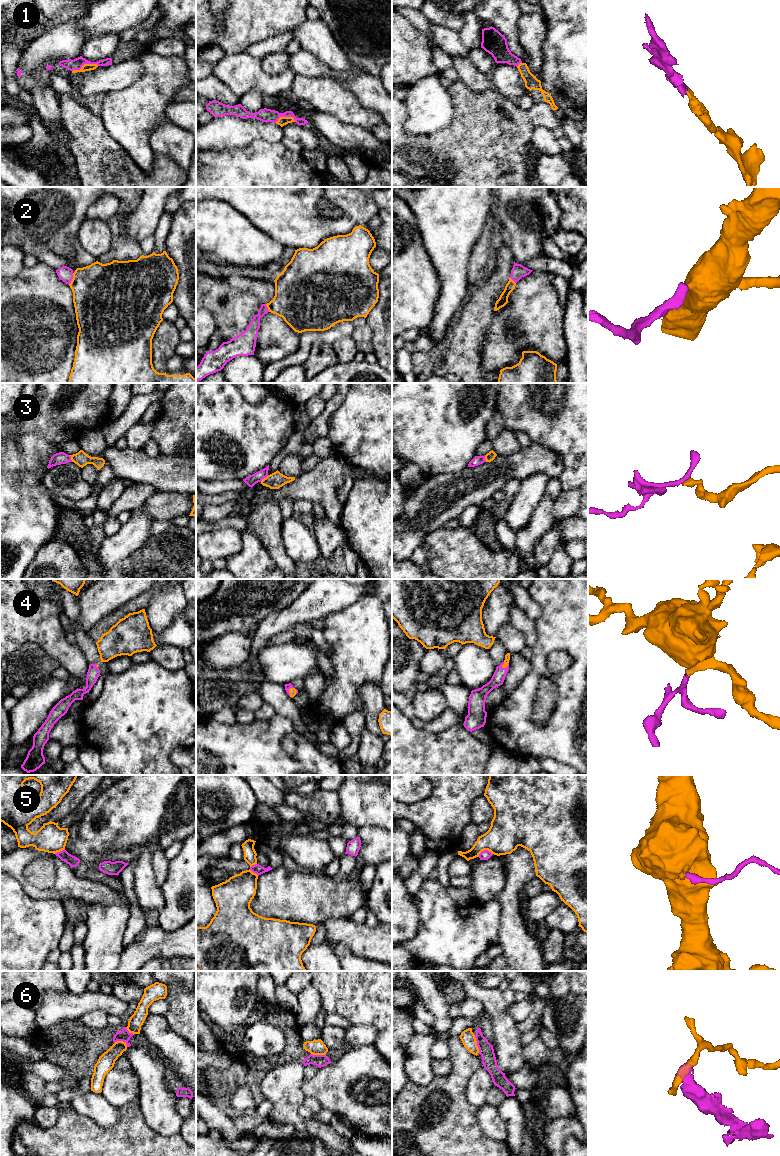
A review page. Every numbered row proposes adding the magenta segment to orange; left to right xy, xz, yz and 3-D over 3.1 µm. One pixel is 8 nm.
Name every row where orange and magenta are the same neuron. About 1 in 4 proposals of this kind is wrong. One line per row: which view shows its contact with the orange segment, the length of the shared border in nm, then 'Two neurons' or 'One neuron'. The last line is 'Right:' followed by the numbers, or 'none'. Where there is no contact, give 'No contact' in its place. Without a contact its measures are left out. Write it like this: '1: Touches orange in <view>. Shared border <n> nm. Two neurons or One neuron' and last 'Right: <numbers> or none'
1: Touches orange in xy. Shared border 220 nm. One neuron
2: Touches orange in xy. Shared border 100 nm. One neuron
3: Touches orange in xz. Shared border 90 nm. Two neurons
4: Touches orange in yz. Shared border 80 nm. One neuron
5: Touches orange in yz. Shared border 120 nm. Two neurons
6: Touches orange in yz. Shared border 150 nm. Two neurons
Right: 1, 2, 4

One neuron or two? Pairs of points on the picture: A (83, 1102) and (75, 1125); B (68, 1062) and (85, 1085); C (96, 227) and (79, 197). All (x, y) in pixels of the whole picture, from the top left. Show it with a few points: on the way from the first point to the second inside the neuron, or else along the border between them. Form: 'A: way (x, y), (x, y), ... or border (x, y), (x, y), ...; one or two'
A: border (67, 1104), (76, 1112), (91, 1118), (100, 1125); two
B: border (93, 1066), (78, 1081); two
C: border (86, 217), (76, 235); two

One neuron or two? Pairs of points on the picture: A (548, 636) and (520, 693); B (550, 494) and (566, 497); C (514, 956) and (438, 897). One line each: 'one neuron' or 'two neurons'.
A: one neuron
B: two neurons
C: two neurons

